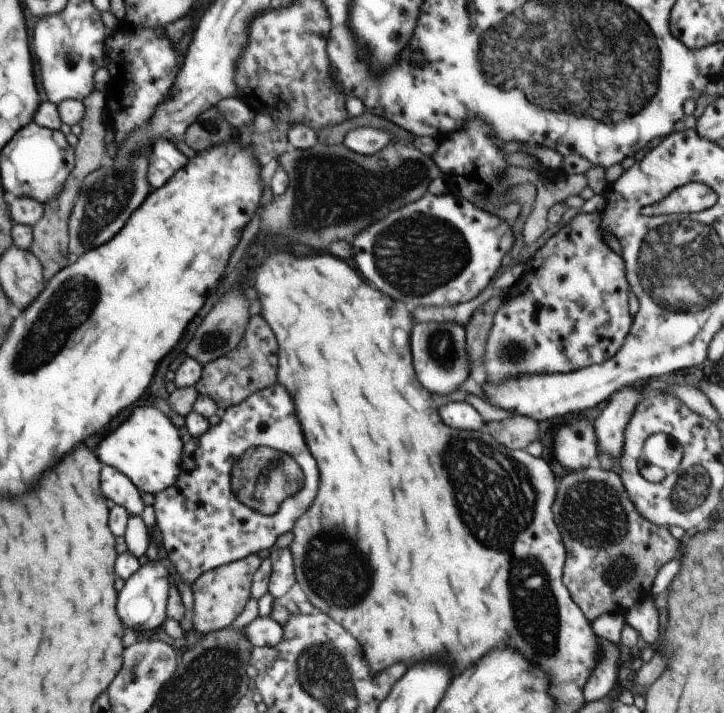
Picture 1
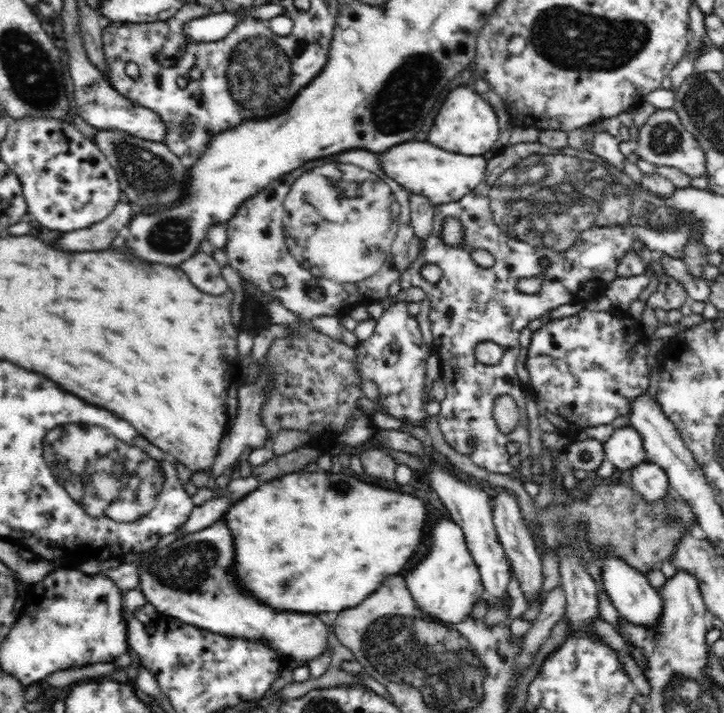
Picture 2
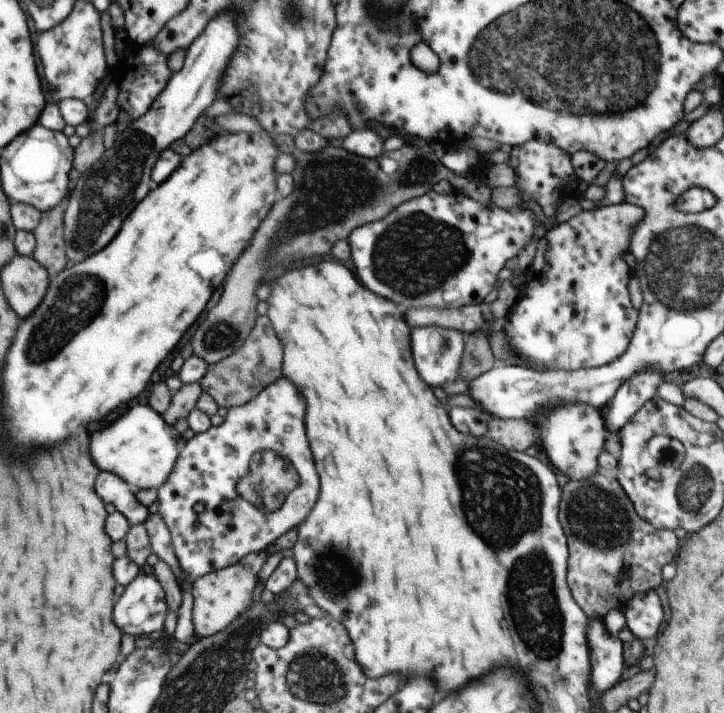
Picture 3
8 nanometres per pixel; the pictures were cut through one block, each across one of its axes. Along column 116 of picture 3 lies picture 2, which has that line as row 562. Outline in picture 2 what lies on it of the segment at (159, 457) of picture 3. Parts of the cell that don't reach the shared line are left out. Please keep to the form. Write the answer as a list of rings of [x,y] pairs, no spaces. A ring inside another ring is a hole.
[[[439,518],[434,522],[432,530],[430,530],[430,548],[425,559],[416,564],[416,567],[406,574],[406,586],[414,597],[414,604],[418,608],[434,616],[446,625],[449,623],[460,624],[470,616],[474,604],[478,602],[482,596],[482,577],[478,572],[478,565],[475,564],[474,559],[470,556],[466,546],[466,539],[464,539],[462,527],[457,525],[451,518]]]

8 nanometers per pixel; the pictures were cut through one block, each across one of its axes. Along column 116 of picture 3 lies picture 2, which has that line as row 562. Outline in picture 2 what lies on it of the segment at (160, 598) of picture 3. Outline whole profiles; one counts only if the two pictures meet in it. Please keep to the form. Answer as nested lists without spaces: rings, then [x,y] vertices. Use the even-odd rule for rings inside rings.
[[[606,558],[606,562],[602,562],[601,576],[605,592],[626,622],[647,628],[656,626],[662,614],[663,602],[657,589],[646,579],[646,575],[634,570],[632,566],[626,566],[626,562],[618,562],[618,558]]]

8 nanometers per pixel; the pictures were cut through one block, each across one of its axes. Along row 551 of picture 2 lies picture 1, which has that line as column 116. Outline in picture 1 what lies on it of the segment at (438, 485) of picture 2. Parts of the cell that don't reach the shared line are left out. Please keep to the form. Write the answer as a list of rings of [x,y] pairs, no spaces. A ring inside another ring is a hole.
[[[104,465],[102,483],[104,498],[122,506],[128,512],[129,517],[141,516],[145,507],[141,497],[142,492],[123,471],[116,470],[116,467]]]

